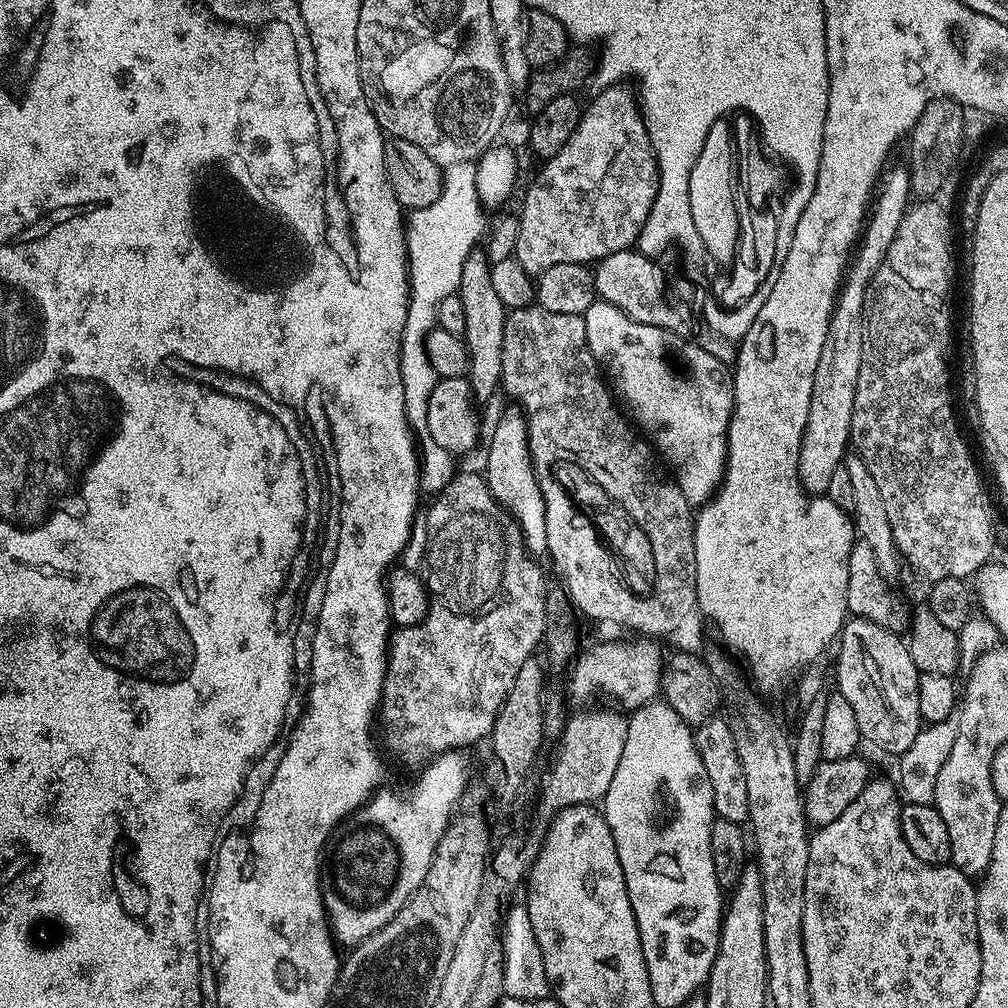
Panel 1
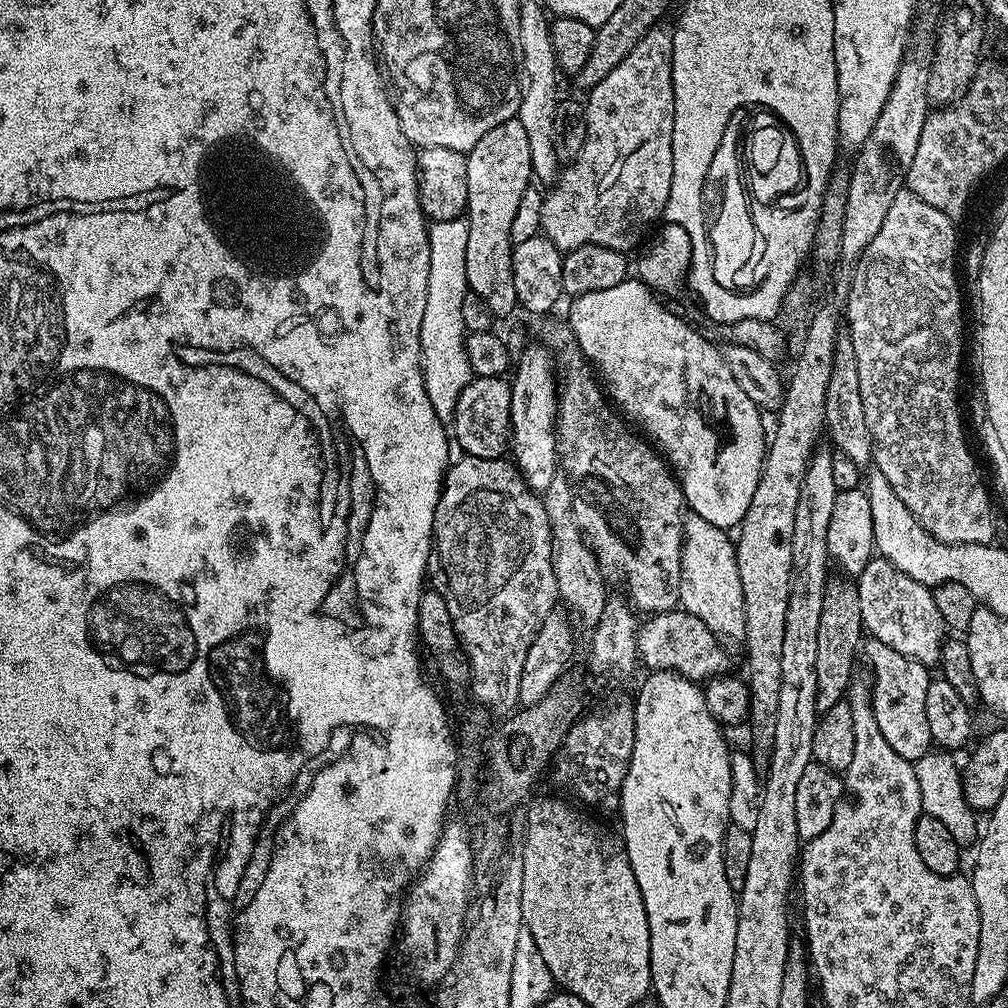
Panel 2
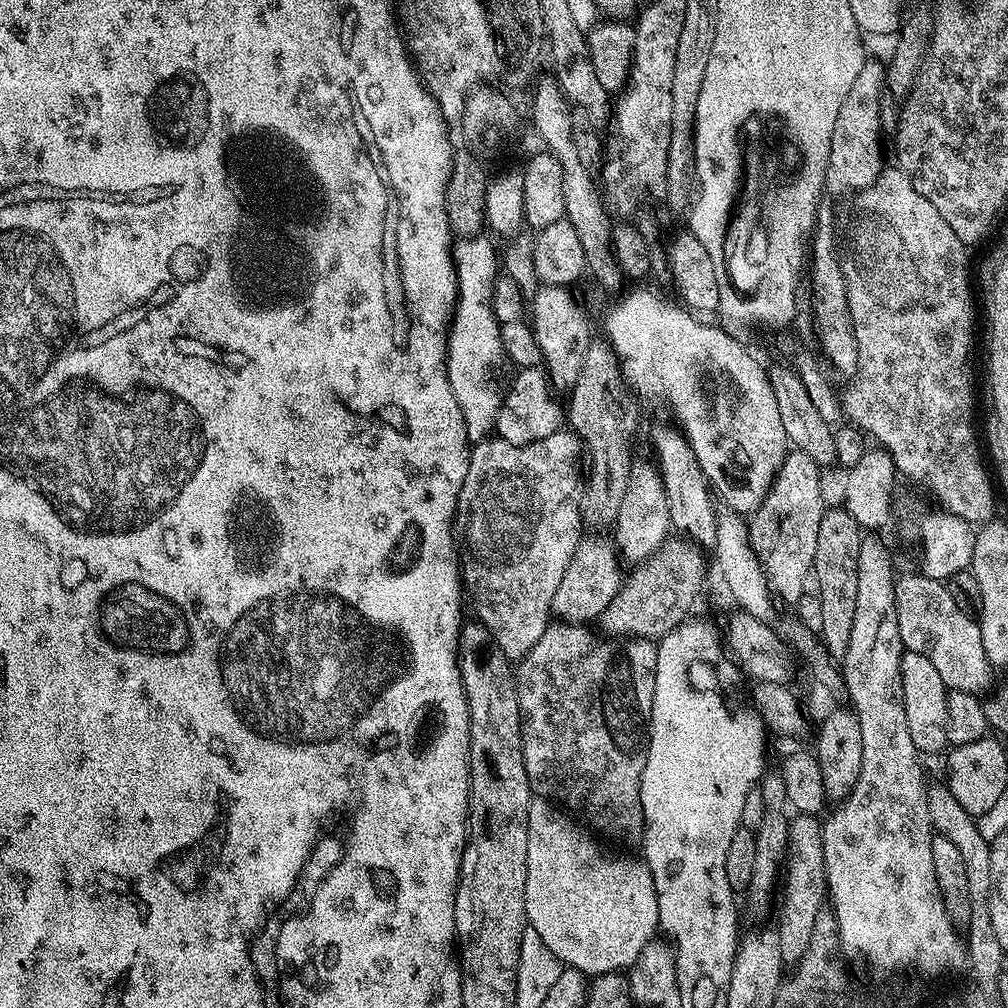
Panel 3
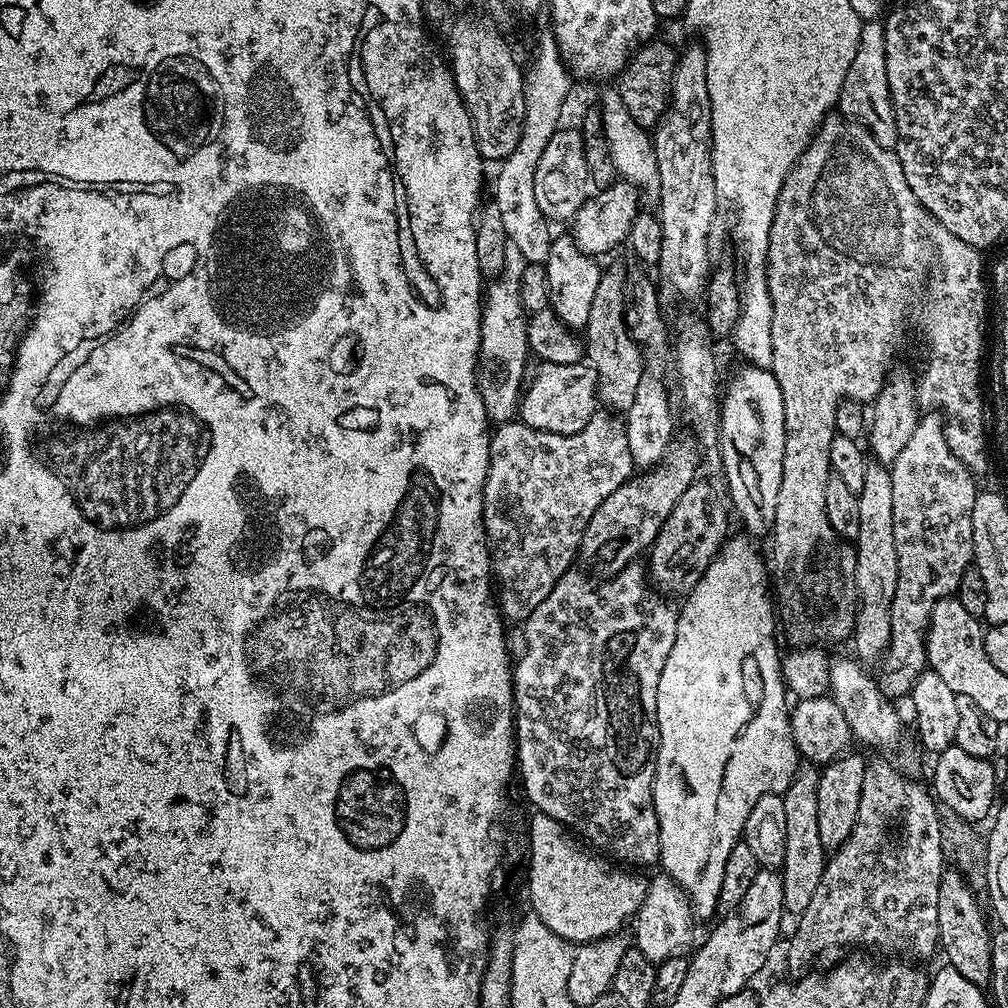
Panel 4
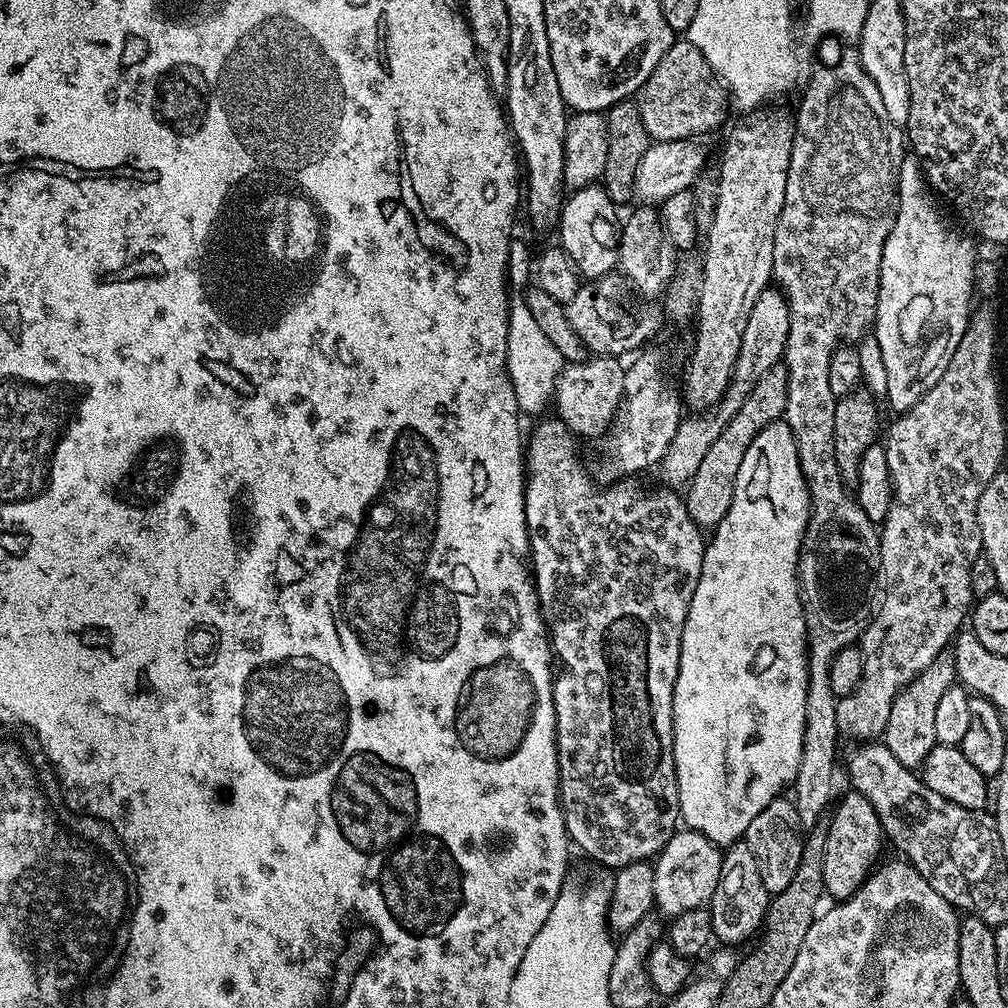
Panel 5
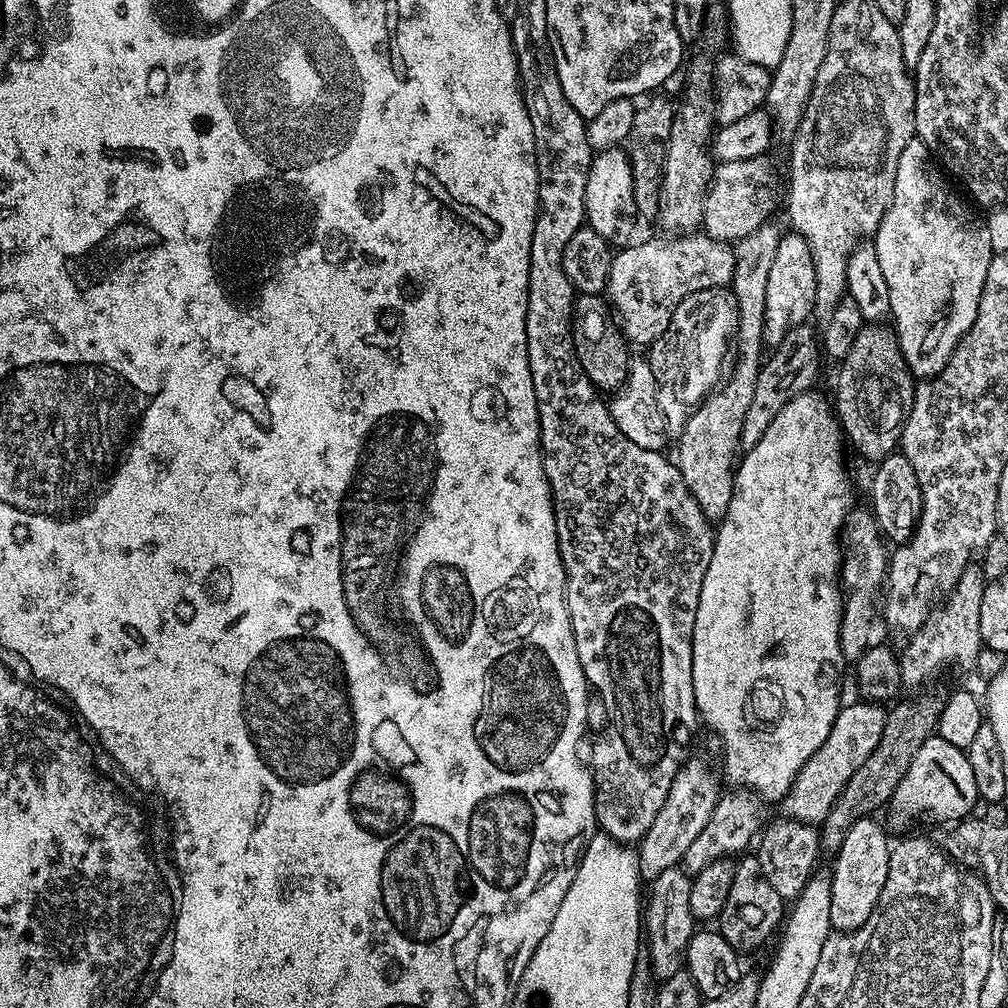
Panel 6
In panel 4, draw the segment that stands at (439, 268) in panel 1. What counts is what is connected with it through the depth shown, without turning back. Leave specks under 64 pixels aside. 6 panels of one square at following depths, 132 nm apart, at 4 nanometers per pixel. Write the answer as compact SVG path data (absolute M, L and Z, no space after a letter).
M508 240L500 275L487 285L481 303L480 358L476 369L476 385L482 394L489 421L497 425L509 423L517 415L522 385L526 380L524 367L530 361L528 321L519 293L520 278L527 265L519 247Z

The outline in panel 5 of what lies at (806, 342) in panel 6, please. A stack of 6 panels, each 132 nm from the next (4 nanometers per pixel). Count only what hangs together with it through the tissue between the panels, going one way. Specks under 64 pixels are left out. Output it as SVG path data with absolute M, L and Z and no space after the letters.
M783 364L776 365L762 374L747 395L746 402L739 408L738 414L727 423L723 432L714 440L714 445L706 452L706 457L702 458L701 465L689 481L689 492L684 496L688 513L701 528L714 528L729 512L746 450L762 429L783 417L788 389L789 374Z

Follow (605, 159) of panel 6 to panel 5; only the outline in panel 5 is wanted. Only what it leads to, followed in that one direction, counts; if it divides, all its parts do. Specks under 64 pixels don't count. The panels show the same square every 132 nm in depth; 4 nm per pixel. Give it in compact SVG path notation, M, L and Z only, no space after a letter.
M599 183L577 188L565 199L560 209L559 247L572 259L585 281L600 280L617 267L621 225L616 224L618 205Z

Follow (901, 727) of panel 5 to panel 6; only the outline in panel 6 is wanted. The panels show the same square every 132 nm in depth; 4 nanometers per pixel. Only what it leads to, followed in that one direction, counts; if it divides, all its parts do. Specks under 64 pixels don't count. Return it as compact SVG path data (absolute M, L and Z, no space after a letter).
M969 563L956 585L945 595L948 597L945 598L944 605L942 600L939 607L928 615L928 620L922 627L907 637L908 645L905 646L904 653L901 651L898 656L900 682L905 689L920 688L955 664L960 668L975 666L984 642L980 633L980 615L985 583L979 563Z

